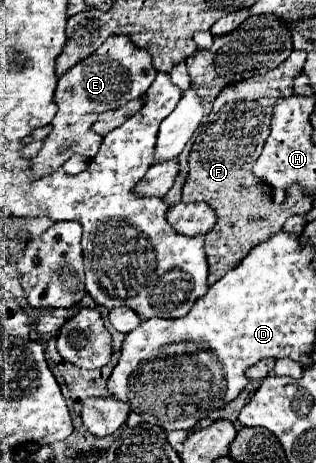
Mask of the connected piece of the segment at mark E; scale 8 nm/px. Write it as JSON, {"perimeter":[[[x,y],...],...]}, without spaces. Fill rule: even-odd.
{"perimeter":[[[126,34],[110,36],[94,54],[90,54],[84,62],[76,64],[60,78],[54,92],[54,104],[58,106],[56,118],[52,120],[54,130],[44,140],[38,156],[32,158],[32,174],[40,176],[52,172],[74,154],[92,158],[102,142],[102,138],[92,132],[92,122],[98,118],[98,114],[144,96],[156,74],[158,72],[152,66],[152,56],[148,50],[136,46]]]}

